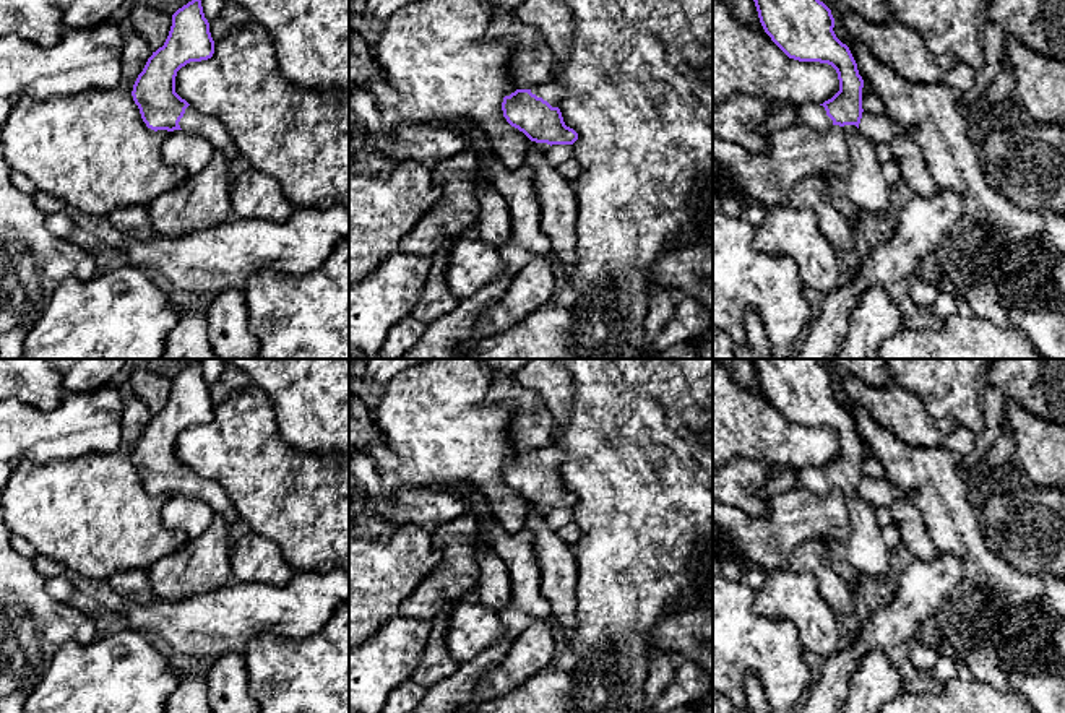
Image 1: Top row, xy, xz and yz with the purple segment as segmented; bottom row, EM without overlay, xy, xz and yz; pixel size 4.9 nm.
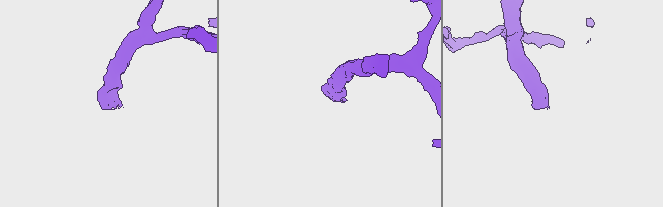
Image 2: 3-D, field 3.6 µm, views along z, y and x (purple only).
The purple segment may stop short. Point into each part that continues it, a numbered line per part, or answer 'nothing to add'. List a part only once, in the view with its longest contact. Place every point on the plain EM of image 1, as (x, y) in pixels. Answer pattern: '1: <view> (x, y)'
1: xz (552, 457)

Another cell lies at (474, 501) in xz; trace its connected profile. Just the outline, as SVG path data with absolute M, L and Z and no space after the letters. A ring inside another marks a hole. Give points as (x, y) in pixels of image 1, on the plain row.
M445 486L438 490L453 494L456 499L459 499L466 505L469 513L477 518L479 534L477 534L476 549L494 551L490 542L485 538L487 526L492 521L492 513L490 513L490 503L484 497L484 494L474 489L468 489L464 486Z

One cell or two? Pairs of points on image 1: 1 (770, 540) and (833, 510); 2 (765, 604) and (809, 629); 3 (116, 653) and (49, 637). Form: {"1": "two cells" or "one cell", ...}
{"1": "one cell", "2": "one cell", "3": "two cells"}

